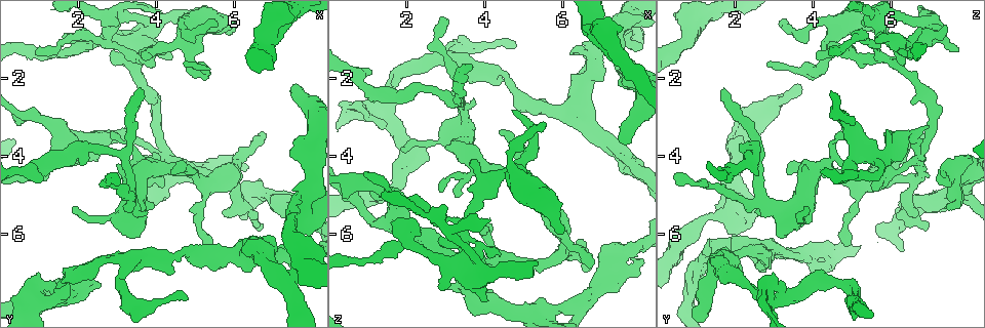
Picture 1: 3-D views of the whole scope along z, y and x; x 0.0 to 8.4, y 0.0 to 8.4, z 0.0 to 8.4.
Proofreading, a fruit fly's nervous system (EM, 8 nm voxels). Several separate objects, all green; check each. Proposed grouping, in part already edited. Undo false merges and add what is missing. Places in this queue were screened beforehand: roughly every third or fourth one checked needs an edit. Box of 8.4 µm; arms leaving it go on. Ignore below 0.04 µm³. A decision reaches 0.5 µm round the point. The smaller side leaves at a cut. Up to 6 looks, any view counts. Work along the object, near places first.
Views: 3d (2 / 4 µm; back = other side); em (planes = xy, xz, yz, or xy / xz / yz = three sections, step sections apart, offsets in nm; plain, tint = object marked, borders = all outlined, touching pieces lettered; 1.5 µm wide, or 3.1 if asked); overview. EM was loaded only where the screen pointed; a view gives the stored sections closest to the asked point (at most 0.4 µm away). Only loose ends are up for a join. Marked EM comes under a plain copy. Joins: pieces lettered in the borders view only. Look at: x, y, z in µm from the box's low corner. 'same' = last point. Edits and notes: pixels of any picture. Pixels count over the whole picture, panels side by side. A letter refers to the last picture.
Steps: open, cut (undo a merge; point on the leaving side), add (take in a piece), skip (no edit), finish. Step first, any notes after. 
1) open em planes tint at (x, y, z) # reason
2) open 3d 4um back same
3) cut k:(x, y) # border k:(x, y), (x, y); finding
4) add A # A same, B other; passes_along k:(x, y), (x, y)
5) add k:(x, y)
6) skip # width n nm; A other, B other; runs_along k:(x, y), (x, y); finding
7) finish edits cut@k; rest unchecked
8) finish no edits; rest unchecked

open em planes borders at (3.05, 7.25, 1.20)

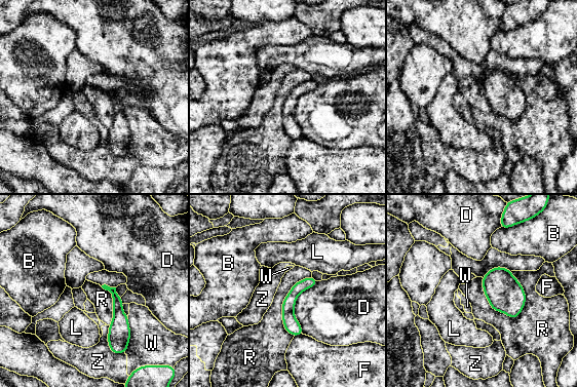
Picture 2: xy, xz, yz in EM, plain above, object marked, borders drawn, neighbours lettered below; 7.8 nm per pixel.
skip # B other, D other, F other, L other, R other, W other, Z other; runs_along 2:(112, 289), (117, 301), (117, 349); continuous, no second neuron

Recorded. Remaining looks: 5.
open 3d 4um back at (3.60, 2.25, 1.70) # free end

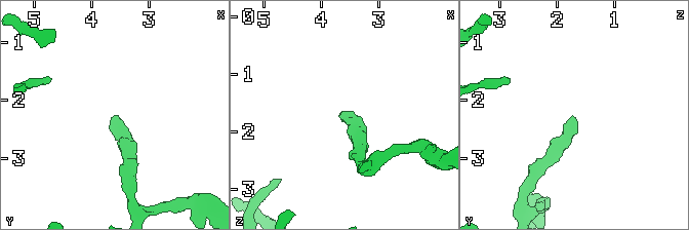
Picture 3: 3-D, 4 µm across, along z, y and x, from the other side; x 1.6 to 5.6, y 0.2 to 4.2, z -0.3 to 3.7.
open em xz step 4 borders at (3.60, 2.30, 1.65)

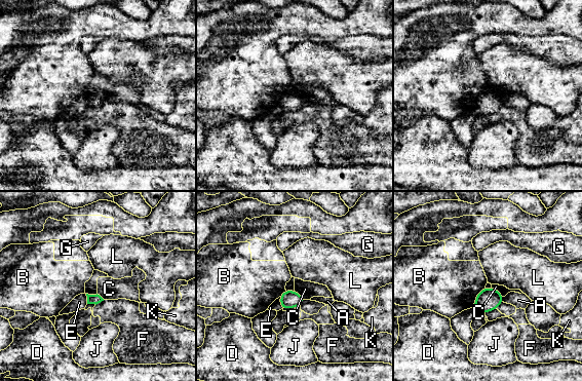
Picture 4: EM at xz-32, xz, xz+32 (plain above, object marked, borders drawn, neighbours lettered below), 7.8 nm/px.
open em planes borders same # cut it another way

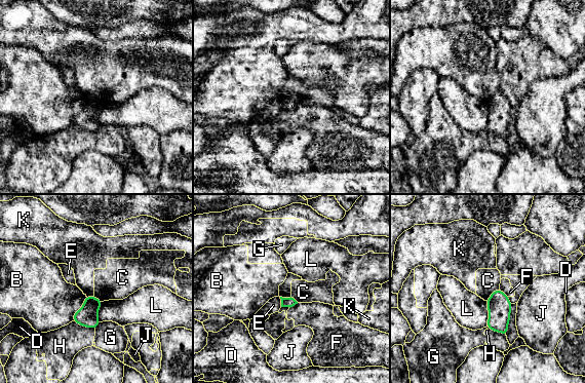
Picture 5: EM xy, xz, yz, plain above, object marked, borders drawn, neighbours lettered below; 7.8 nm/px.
skip # B other, C other, D other, E other, F other, G other, H other, J other, K other, L other; no lettered piece goes on from it

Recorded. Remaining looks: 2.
open em xz step 4 tint at (5.50, 6.20, 4.85) # tapers out

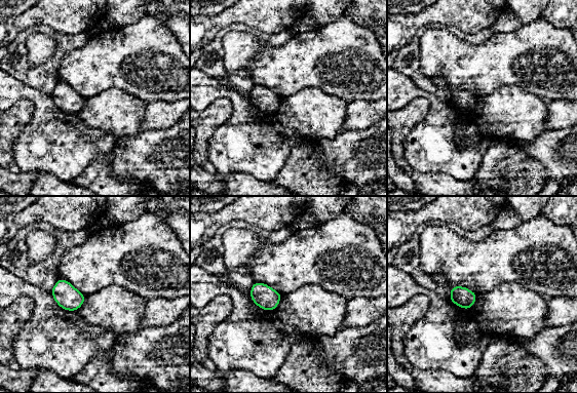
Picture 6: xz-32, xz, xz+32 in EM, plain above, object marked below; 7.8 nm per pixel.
open em planes borders same

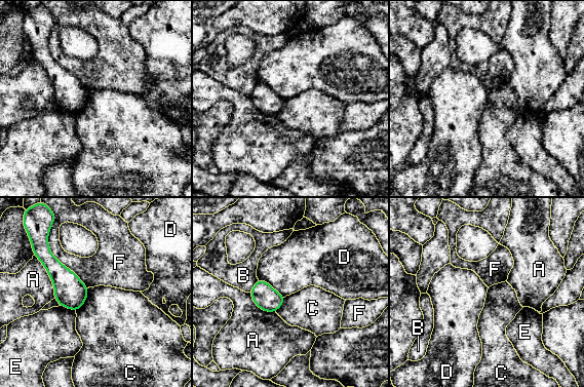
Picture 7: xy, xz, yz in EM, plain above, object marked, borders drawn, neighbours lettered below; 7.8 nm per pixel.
skip # A other, B other, C other, D other, E other, F other; border 7:(88, 288), (85, 302), (76, 311); no lettered piece goes on from it

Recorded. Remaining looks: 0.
finish no edits; rest unchecked

